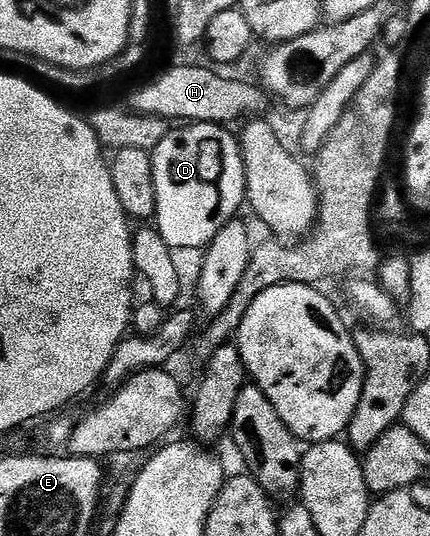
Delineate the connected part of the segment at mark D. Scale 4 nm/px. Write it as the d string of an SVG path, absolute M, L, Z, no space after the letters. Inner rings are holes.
M188 122L183 126L173 127L168 136L158 142L156 151L151 153L156 191L154 227L171 248L204 248L212 243L222 226L237 219L239 212L236 211L245 207L244 159L240 153L239 139L228 132L231 131L222 124Z

